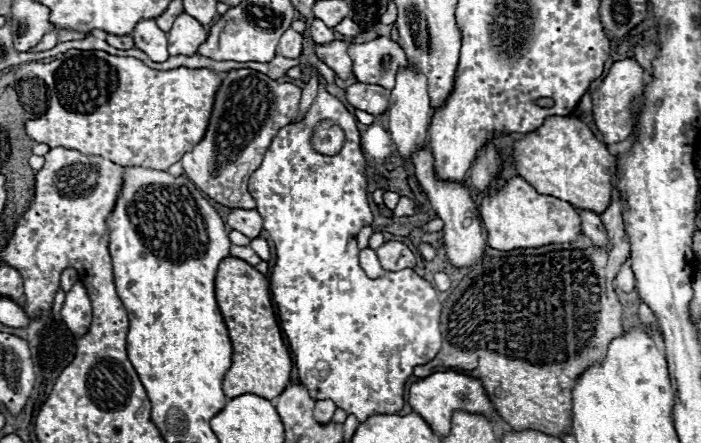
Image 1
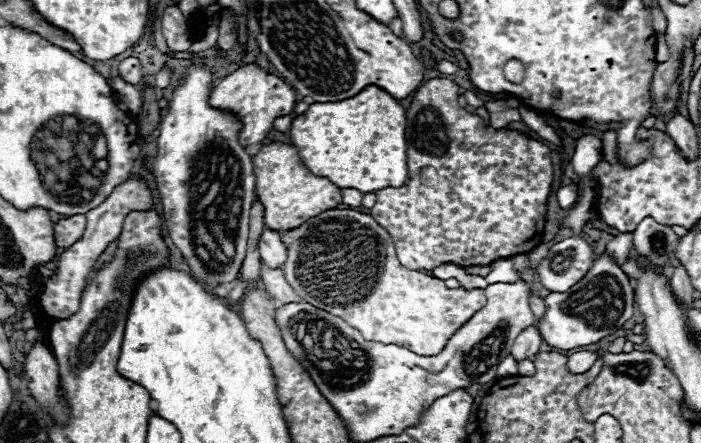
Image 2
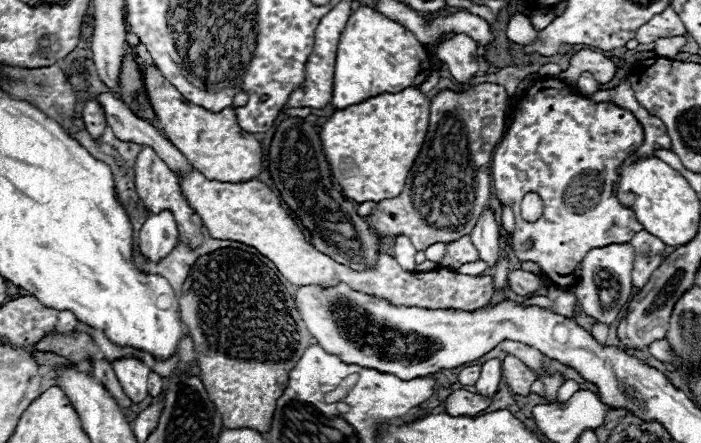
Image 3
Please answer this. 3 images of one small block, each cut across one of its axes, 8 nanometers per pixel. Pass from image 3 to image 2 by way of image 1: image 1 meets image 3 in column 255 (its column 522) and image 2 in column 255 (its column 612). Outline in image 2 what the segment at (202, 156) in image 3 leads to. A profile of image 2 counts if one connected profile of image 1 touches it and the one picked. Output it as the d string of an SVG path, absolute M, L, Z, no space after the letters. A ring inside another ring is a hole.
M272 142L264 146L256 156L252 156L252 162L256 176L256 192L260 202L264 204L264 222L270 230L288 232L300 228L300 224L304 224L312 216L332 210L342 202L340 188L332 184L328 178L320 178L308 172L302 166L294 146Z

